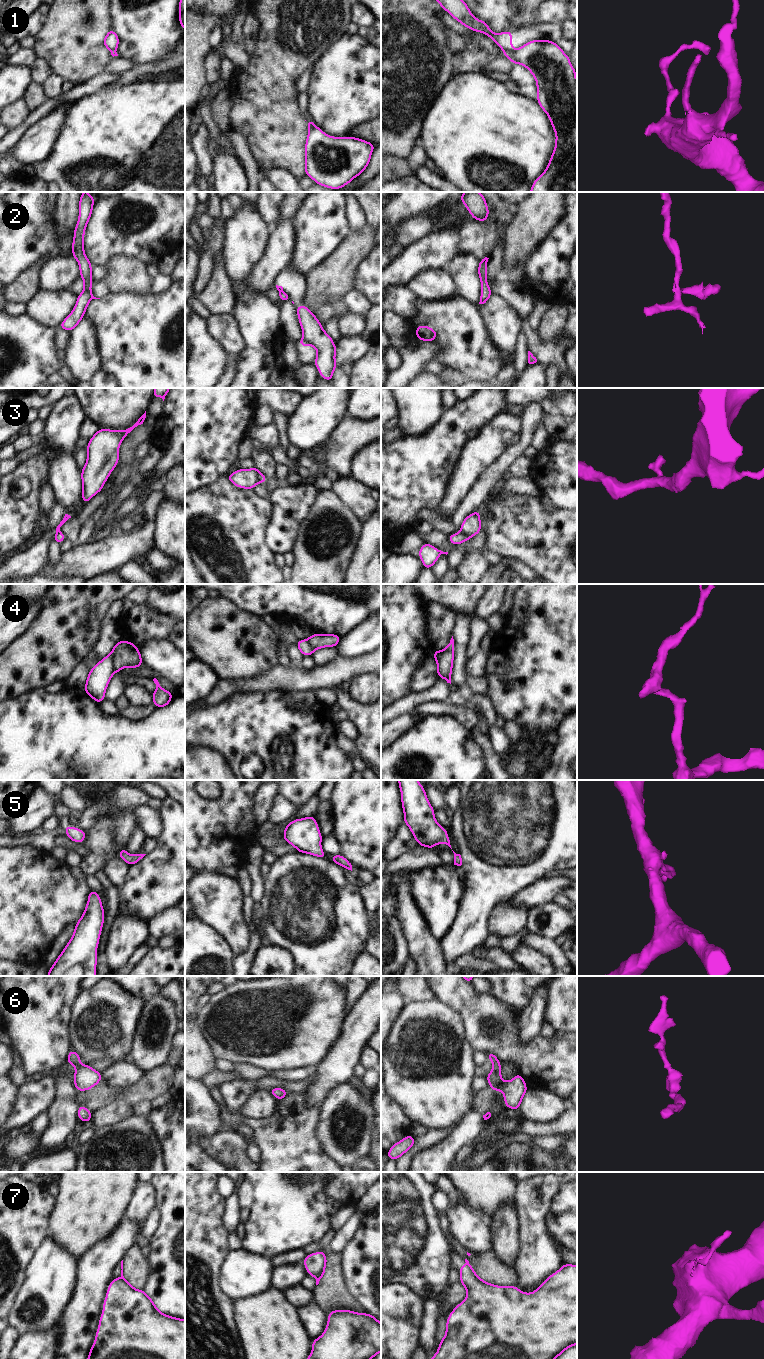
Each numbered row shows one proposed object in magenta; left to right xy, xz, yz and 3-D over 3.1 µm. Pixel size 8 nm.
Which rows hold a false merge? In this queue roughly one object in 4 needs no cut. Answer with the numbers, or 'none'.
1, 2, 3, 4, 7.

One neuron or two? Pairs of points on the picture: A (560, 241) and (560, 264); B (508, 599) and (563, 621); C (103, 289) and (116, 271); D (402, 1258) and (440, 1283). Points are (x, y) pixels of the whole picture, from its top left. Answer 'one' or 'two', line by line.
A: one
B: two
C: two
D: one

